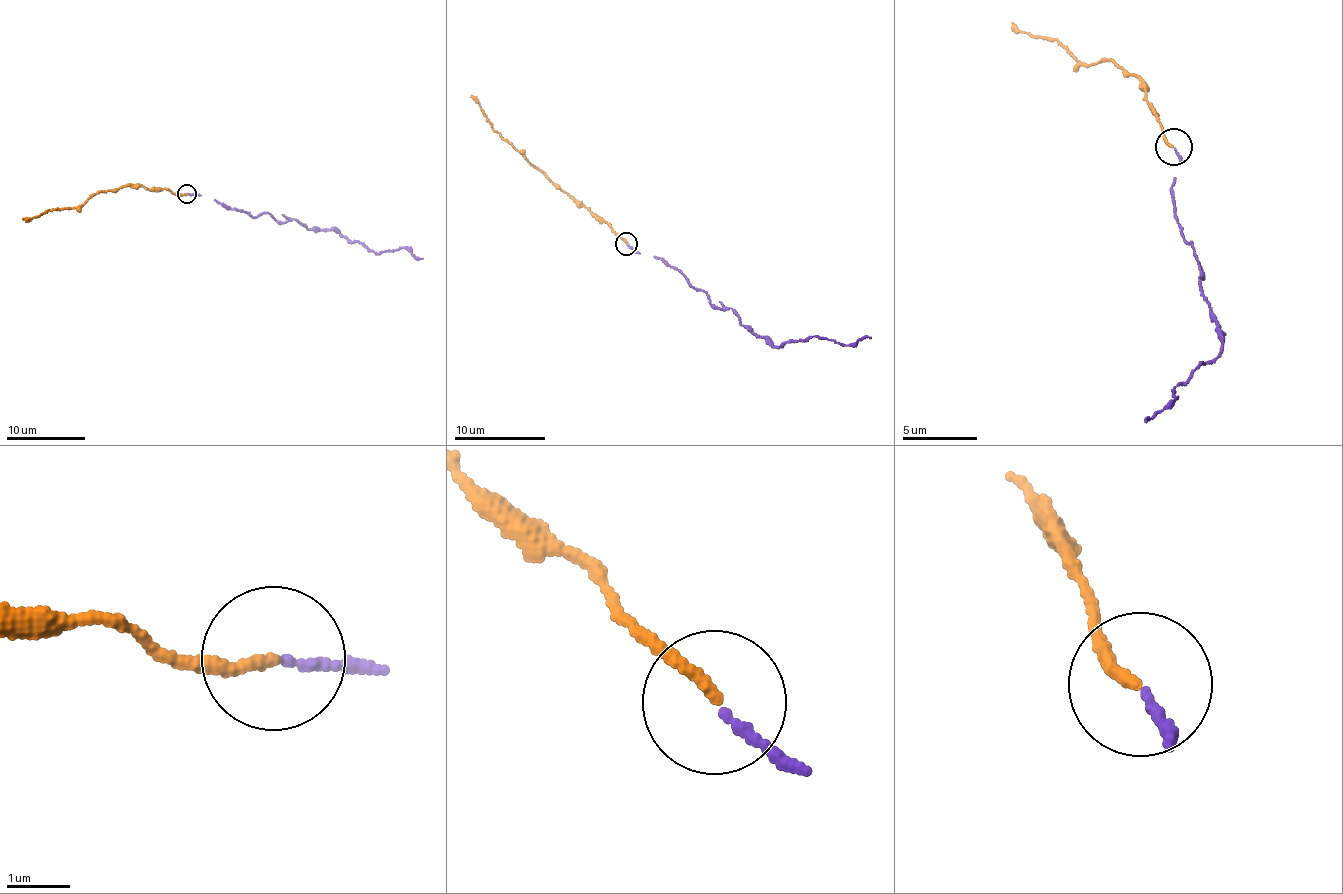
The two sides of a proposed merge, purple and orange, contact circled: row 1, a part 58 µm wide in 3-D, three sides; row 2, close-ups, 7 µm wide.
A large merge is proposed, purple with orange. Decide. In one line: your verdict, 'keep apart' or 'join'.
join

